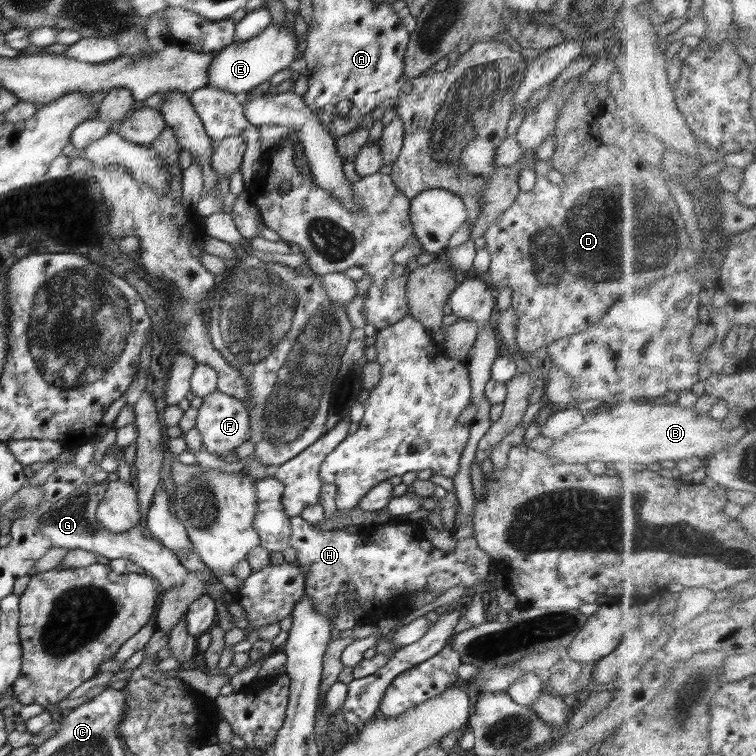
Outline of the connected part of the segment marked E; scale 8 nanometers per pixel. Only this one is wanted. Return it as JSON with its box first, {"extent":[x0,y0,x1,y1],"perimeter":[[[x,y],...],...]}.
{"extent":[209,16,301,97],"perimeter":[[[291,16],[286,25],[271,22],[258,36],[245,41],[234,41],[216,55],[209,68],[209,84],[242,97],[259,84],[270,80],[274,74],[288,69],[301,54],[298,52],[298,38],[294,33]]]}

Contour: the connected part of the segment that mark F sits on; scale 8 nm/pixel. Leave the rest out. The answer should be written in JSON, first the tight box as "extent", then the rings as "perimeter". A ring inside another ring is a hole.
{"extent":[195,390,251,456],"perimeter":[[[216,390],[203,398],[203,403],[197,412],[195,427],[202,436],[202,445],[205,450],[217,454],[217,456],[231,456],[232,452],[238,451],[237,448],[250,441],[251,416],[249,408],[241,400]]]}

